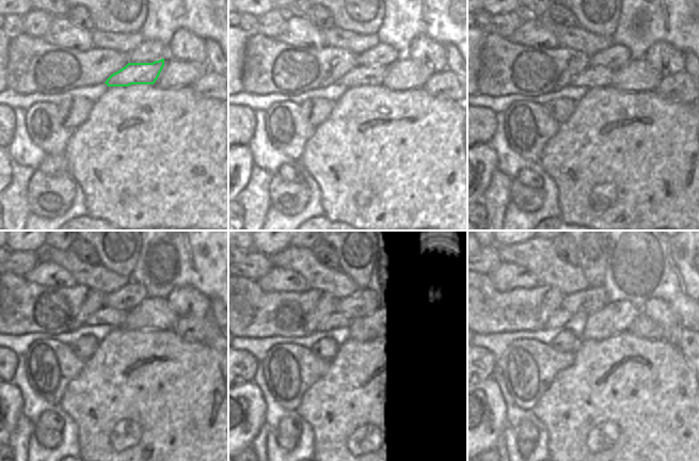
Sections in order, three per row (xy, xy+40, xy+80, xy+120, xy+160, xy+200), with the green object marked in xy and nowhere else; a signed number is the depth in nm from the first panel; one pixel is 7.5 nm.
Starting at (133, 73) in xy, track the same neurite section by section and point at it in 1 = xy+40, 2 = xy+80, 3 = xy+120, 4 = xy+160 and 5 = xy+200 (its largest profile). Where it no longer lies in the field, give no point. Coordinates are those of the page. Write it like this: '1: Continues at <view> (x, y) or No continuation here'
1: Continues at xy+40 (360, 76)
2: Continues at xy+80 (592, 77)
3: Continues at xy+120 (106, 316)
4: Continues at xy+160 (336, 319)
5: Continues at xy+200 (560, 317).

